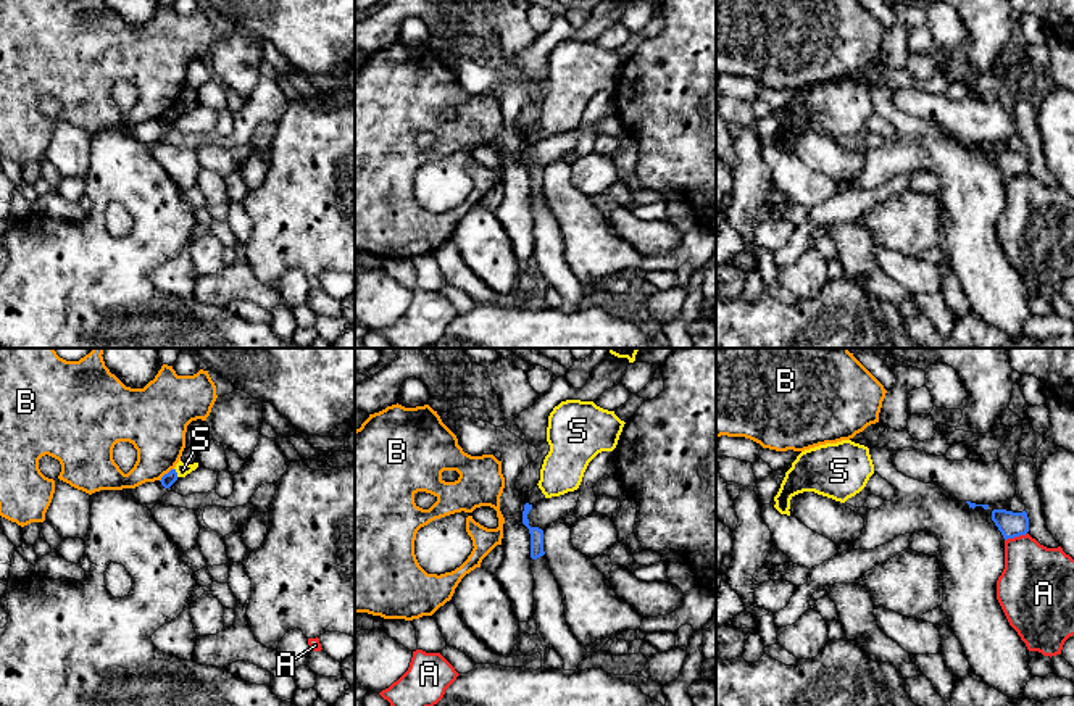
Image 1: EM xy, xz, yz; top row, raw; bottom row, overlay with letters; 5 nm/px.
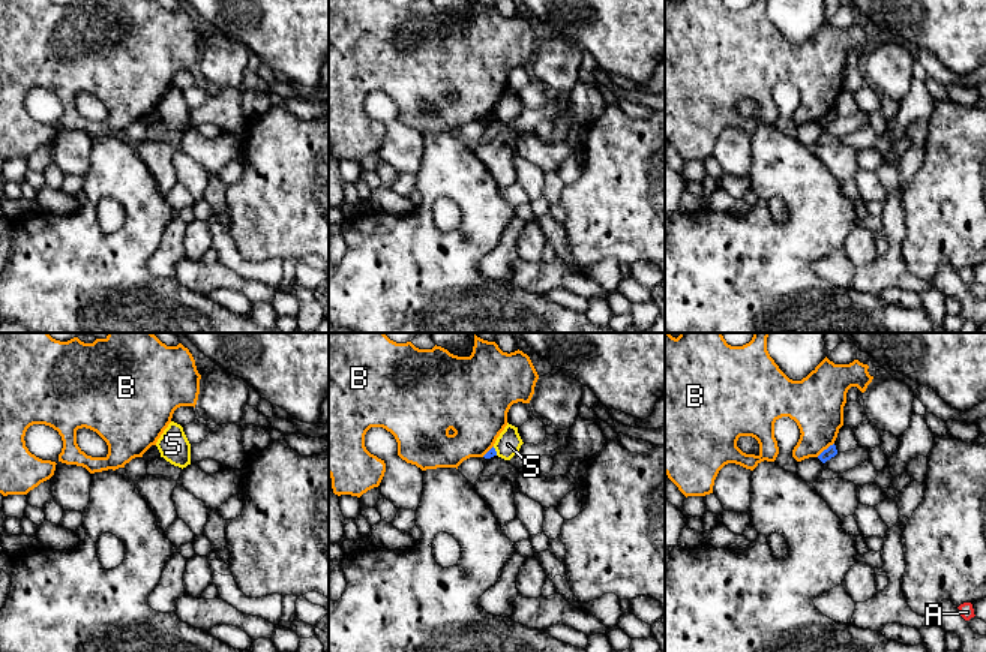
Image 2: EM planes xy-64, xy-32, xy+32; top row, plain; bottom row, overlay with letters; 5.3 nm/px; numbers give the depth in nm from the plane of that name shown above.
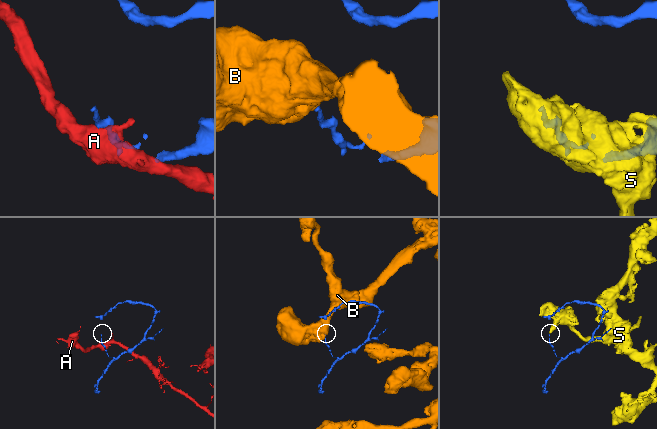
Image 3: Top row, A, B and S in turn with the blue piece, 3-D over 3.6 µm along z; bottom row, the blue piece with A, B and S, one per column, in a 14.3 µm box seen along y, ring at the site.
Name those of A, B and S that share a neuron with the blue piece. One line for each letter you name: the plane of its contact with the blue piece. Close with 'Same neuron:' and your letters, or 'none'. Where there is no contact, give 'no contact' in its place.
Same neuron: none

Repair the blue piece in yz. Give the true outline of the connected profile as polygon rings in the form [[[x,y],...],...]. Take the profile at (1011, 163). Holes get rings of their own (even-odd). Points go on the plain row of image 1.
[[[993,148],[992,160],[1005,179],[1026,174],[1029,171],[1029,156],[1026,150],[1013,152],[1006,148]]]

